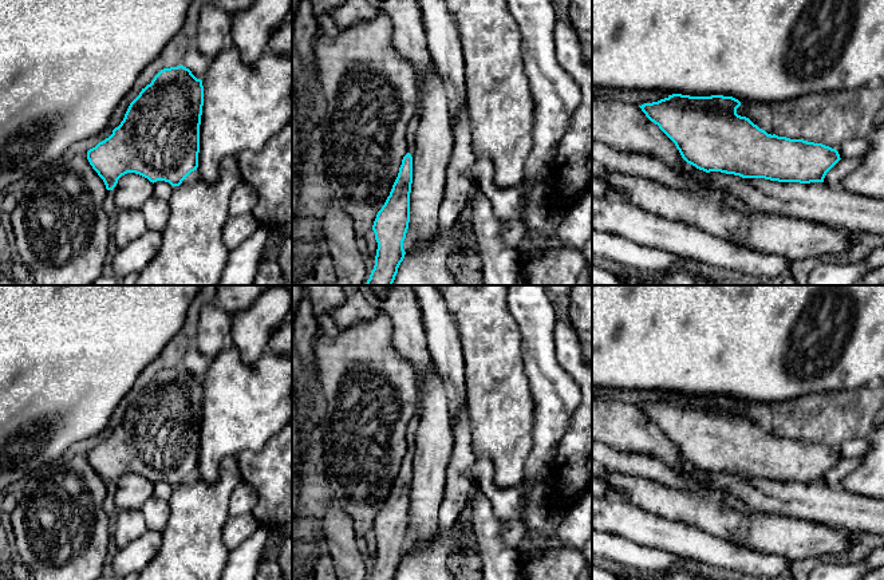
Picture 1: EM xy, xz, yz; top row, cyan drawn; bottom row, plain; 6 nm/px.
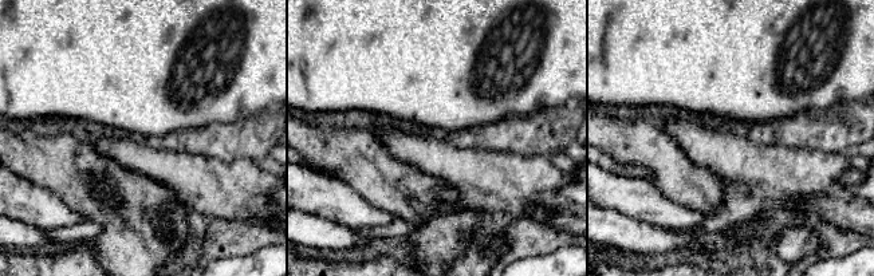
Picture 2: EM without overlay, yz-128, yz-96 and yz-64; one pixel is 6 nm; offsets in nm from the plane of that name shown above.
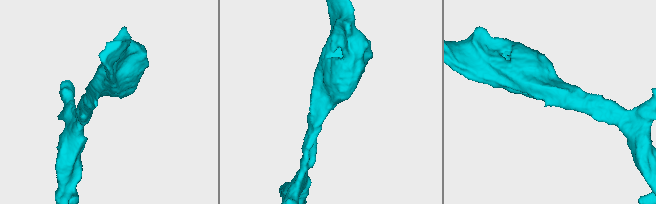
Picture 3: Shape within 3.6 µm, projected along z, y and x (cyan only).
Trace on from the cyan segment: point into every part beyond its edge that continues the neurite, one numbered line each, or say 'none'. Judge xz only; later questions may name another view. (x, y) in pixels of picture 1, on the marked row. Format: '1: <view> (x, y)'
1: xz (413, 126)

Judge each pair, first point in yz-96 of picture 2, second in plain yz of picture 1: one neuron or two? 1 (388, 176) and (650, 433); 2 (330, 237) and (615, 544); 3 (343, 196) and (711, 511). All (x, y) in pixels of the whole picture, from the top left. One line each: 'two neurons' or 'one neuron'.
1: one neuron
2: two neurons
3: one neuron

